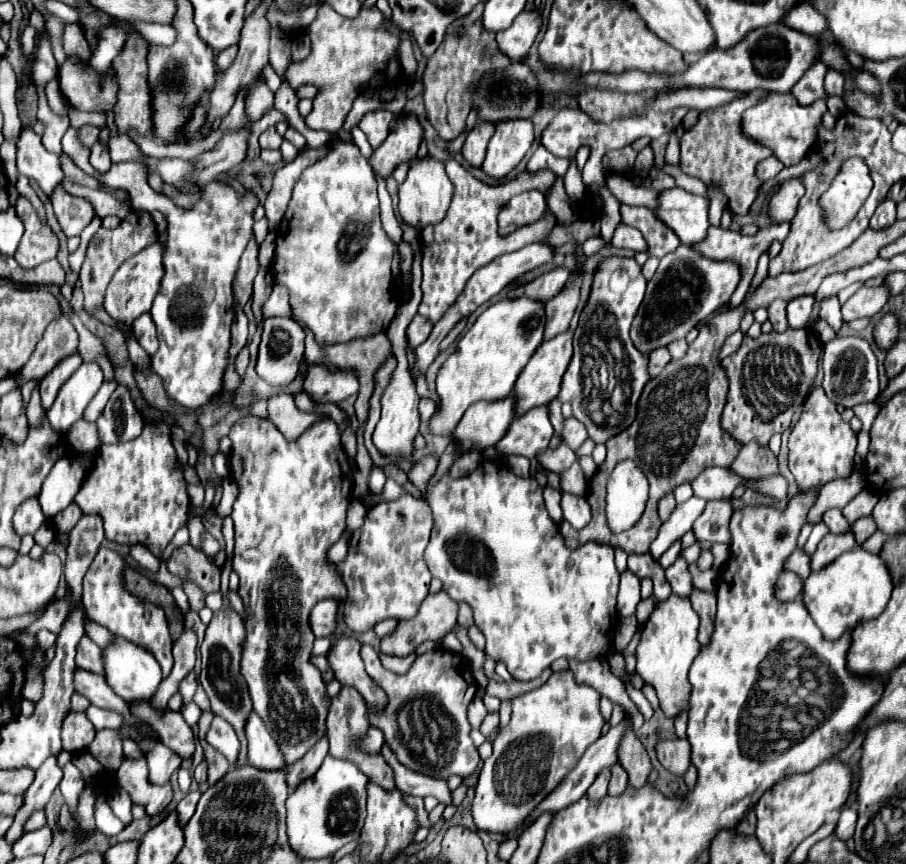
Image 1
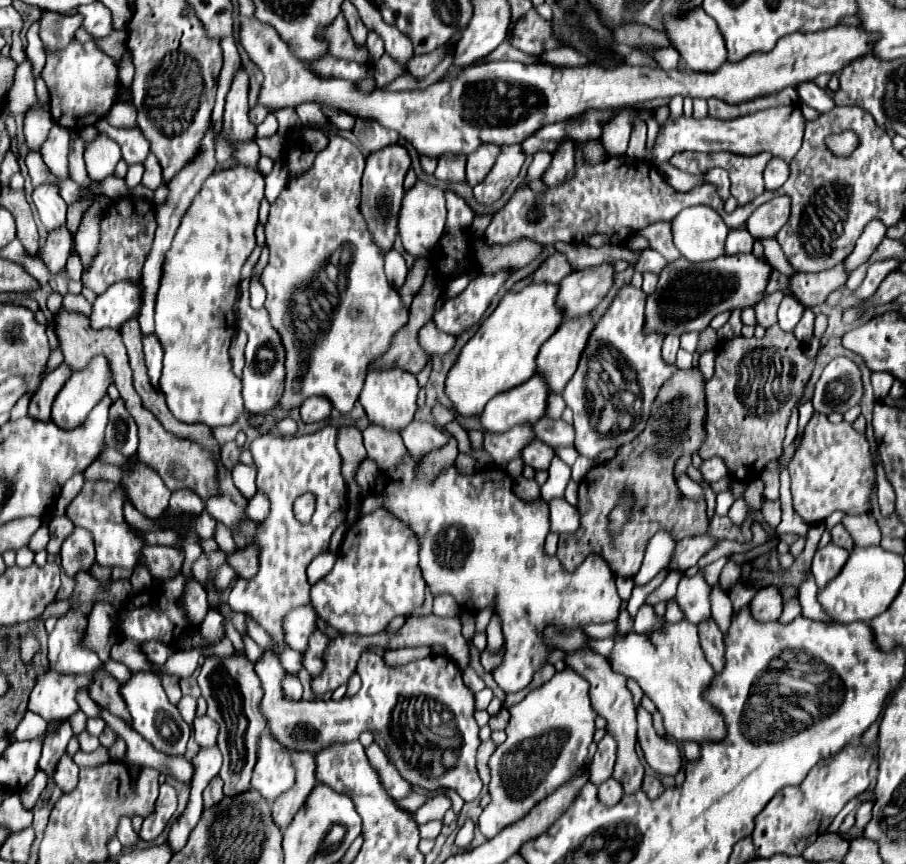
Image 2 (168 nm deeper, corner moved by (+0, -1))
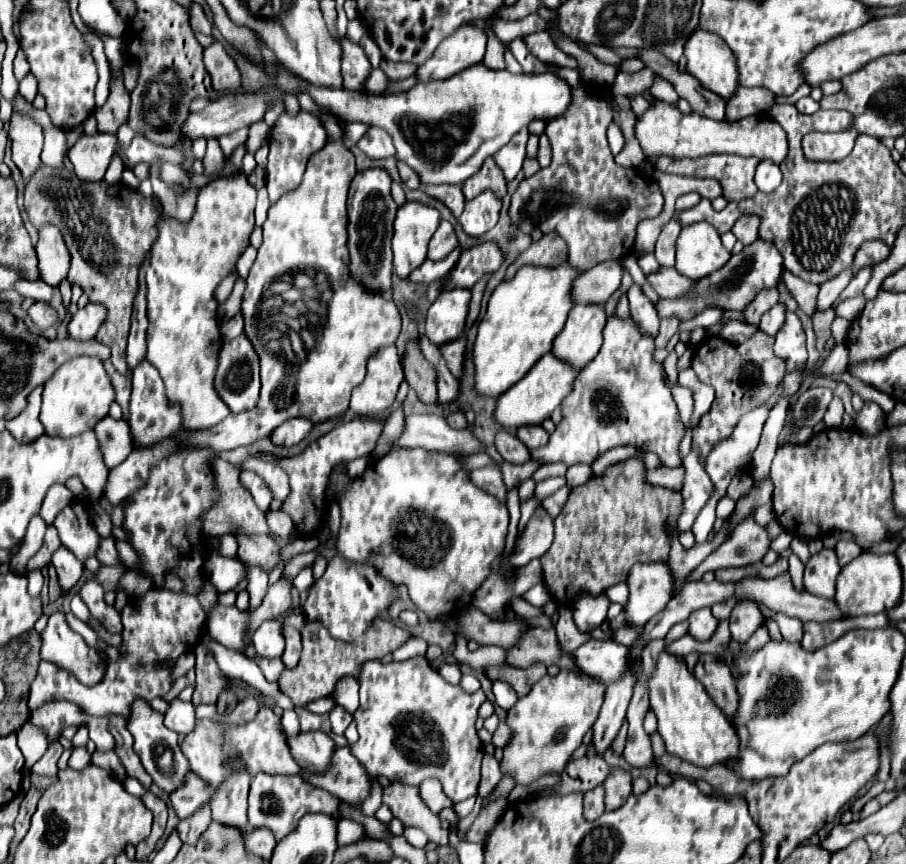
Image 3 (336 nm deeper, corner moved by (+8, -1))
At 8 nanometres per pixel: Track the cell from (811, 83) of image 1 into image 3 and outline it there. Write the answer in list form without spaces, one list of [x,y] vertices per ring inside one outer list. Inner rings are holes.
[[[805,96],[805,98],[797,100],[795,106],[797,106],[797,110],[799,110],[801,114],[813,114],[813,112],[819,110],[819,102],[815,102],[811,96]]]

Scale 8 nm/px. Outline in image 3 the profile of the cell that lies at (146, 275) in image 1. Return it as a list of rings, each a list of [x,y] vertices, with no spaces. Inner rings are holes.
[[[89,302],[71,318],[71,322],[67,324],[67,332],[75,340],[93,340],[105,316],[107,316],[107,308],[103,308],[103,304]]]

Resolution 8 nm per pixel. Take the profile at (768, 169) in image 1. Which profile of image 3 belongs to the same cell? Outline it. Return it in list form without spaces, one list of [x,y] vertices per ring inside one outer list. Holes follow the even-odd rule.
[[[763,160],[755,172],[755,184],[761,192],[773,192],[781,184],[781,170],[771,160]]]

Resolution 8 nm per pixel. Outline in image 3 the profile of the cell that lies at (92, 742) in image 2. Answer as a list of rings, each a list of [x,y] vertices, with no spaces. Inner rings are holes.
[[[85,746],[75,748],[73,754],[71,754],[71,758],[69,758],[69,766],[71,766],[73,770],[81,770],[81,768],[85,768],[85,766],[89,766],[89,764],[91,764],[91,752],[89,752]]]

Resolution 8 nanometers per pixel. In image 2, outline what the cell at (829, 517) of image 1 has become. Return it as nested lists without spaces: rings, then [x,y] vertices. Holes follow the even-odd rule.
[[[839,524],[839,526],[835,526],[835,528],[831,530],[831,536],[833,536],[833,544],[837,544],[837,546],[845,548],[847,552],[851,552],[851,550],[855,548],[853,538],[847,534],[847,530],[845,530],[841,524]]]

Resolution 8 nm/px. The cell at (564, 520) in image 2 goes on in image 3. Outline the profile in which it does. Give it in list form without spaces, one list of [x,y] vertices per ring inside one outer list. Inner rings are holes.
[[[539,506],[535,510],[535,514],[531,516],[525,532],[521,534],[519,542],[517,542],[517,548],[515,548],[515,554],[511,556],[511,566],[513,568],[519,568],[519,566],[525,566],[531,558],[537,558],[537,556],[543,556],[551,542],[553,542],[553,516],[543,508]]]

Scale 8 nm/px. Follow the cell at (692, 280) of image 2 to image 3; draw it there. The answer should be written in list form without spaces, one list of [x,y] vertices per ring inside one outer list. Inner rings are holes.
[[[757,240],[755,244],[745,246],[743,252],[733,254],[725,266],[721,266],[717,272],[705,276],[705,280],[695,280],[693,282],[695,292],[691,292],[691,296],[679,296],[679,300],[659,298],[655,308],[657,308],[659,318],[675,316],[679,322],[695,318],[705,308],[723,308],[723,310],[743,312],[743,308],[747,308],[747,304],[755,298],[755,292],[761,292],[763,288],[773,288],[779,284],[781,272],[783,272],[781,254],[773,248],[773,244]]]

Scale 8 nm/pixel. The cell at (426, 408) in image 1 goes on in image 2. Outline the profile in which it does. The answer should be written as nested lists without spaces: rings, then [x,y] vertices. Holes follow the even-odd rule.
[[[435,406],[433,416],[435,416],[435,424],[439,424],[439,428],[445,428],[445,424],[455,420],[455,414],[451,410],[447,410],[445,406]]]

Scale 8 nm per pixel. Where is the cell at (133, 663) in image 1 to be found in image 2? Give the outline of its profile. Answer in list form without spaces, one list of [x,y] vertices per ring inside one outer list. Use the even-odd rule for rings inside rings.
[[[133,672],[131,680],[127,684],[123,684],[121,688],[121,696],[127,702],[127,708],[133,716],[133,728],[159,752],[167,754],[167,756],[183,756],[185,754],[185,746],[191,734],[191,726],[181,718],[177,706],[173,706],[167,700],[167,694],[161,686],[161,680],[157,674],[141,674],[141,672]],[[175,730],[181,732],[177,742],[171,742],[171,736],[175,734]]]

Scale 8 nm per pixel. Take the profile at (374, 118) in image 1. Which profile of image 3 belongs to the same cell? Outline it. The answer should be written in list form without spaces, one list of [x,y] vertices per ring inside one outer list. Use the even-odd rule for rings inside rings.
[[[371,126],[363,138],[357,142],[359,150],[363,150],[371,160],[379,160],[379,158],[387,158],[387,156],[395,156],[395,146],[391,142],[391,136],[383,130],[383,128],[375,128]]]

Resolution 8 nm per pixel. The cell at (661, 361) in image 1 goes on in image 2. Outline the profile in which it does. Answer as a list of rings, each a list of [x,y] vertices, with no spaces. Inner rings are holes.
[[[667,334],[665,342],[663,342],[663,358],[673,364],[675,362],[675,354],[679,350],[679,336],[677,334]]]

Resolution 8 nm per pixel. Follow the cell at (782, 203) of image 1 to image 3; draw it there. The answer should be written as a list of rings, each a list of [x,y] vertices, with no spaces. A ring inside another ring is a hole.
[[[743,214],[743,216],[735,222],[735,226],[733,226],[731,232],[733,232],[733,234],[737,236],[737,240],[743,242],[745,246],[753,244],[753,242],[759,238],[759,216],[757,216],[757,214]]]

